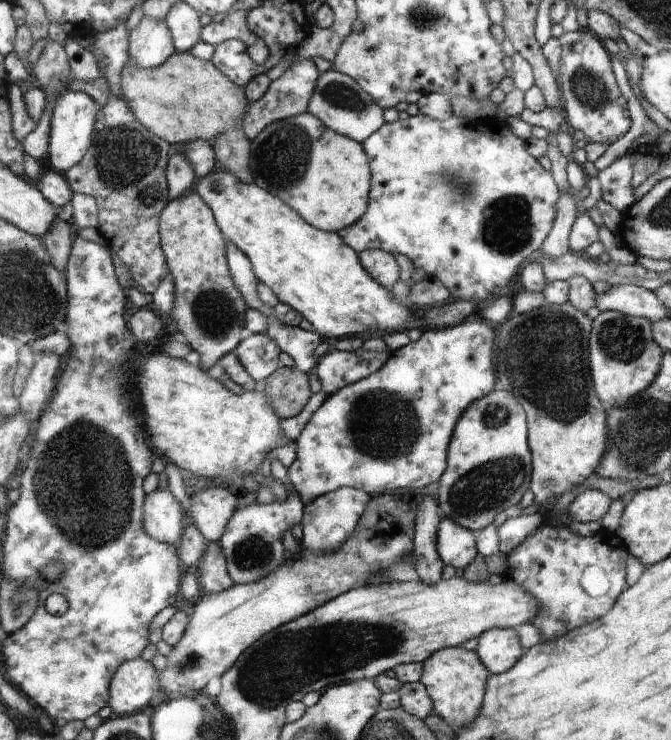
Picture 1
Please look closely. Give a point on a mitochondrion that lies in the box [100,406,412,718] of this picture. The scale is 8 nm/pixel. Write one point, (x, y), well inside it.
(252, 552)

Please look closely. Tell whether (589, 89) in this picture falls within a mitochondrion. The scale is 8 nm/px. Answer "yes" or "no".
yes

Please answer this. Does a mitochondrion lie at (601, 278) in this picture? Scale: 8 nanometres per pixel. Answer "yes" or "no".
no

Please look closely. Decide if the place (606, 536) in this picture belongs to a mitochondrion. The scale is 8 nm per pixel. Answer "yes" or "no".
no

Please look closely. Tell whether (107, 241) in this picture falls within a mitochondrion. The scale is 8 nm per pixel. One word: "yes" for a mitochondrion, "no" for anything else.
no

